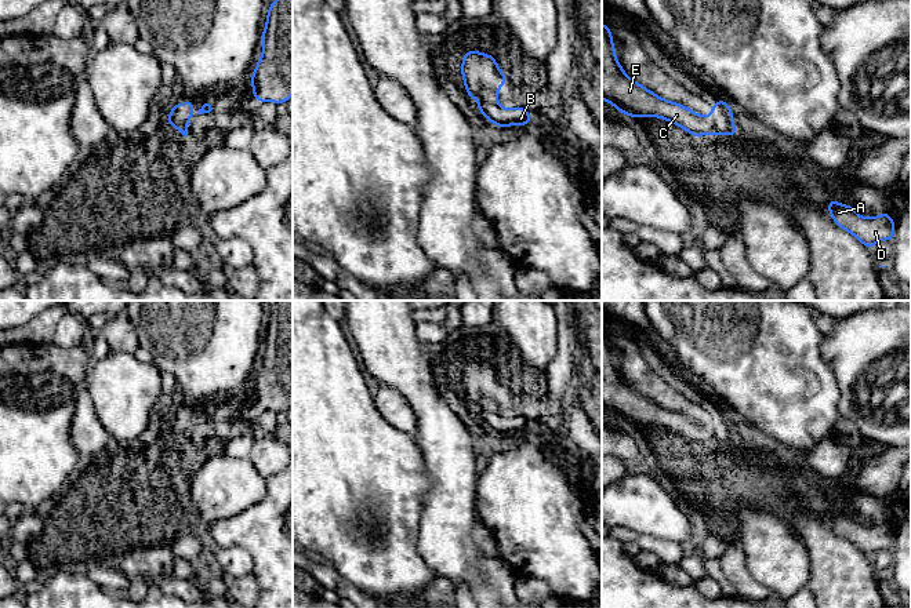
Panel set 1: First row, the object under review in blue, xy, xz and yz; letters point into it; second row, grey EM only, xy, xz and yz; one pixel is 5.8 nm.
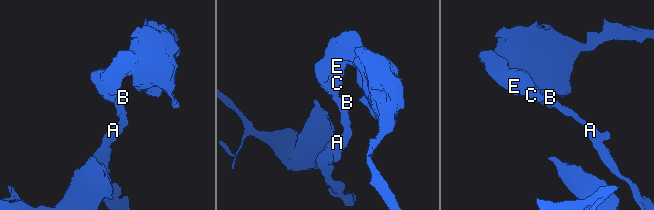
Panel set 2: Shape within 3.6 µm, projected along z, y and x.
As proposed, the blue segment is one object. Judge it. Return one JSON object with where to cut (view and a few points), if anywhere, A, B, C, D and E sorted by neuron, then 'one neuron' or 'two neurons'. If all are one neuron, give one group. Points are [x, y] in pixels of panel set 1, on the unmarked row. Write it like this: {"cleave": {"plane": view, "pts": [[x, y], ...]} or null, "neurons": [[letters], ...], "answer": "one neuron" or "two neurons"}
{"cleave": null, "neurons": [["A", "B", "C", "D", "E"]], "answer": "one neuron"}

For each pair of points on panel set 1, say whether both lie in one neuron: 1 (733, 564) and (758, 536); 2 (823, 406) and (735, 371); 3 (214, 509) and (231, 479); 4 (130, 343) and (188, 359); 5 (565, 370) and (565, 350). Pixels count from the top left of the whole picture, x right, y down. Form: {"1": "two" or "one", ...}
{"1": "two", "2": "one", "3": "one", "4": "two", "5": "one"}

